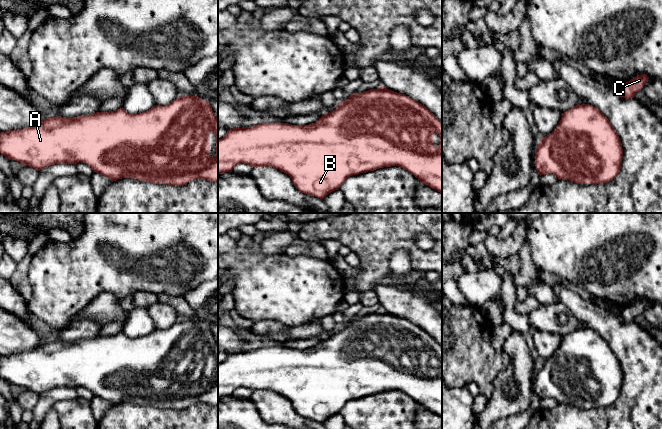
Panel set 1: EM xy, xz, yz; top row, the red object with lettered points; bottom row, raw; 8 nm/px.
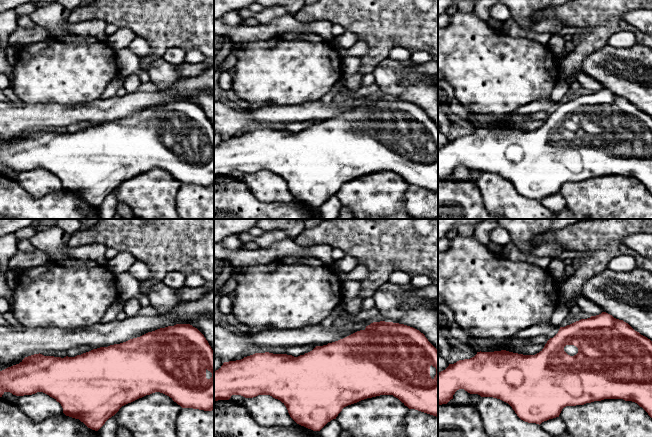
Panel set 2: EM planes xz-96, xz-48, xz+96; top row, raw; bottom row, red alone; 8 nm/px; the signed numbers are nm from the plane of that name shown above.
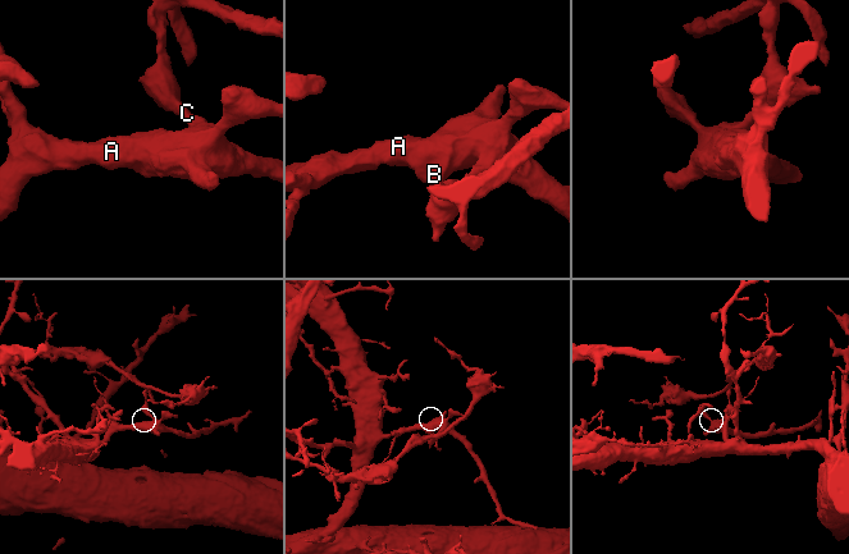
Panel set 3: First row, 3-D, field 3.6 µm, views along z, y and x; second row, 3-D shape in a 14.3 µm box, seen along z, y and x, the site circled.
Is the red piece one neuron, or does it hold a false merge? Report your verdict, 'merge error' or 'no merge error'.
merge error

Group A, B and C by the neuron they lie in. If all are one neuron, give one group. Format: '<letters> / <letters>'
A B / C

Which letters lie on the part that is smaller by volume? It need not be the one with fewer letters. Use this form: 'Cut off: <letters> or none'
Cut off: C

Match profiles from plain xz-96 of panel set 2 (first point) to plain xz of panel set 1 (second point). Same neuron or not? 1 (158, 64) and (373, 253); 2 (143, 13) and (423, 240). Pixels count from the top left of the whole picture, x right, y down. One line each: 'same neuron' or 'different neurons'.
1: different neurons
2: different neurons

